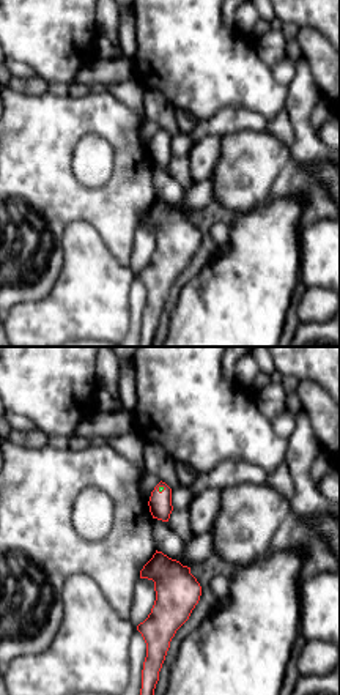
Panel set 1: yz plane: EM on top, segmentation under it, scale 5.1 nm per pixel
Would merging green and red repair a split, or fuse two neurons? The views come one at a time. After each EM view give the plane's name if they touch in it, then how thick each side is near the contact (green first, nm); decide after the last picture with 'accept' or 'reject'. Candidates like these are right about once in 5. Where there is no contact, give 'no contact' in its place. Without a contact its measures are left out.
meets green in yz; 20 nm thick on the green side, 120 nm on the other

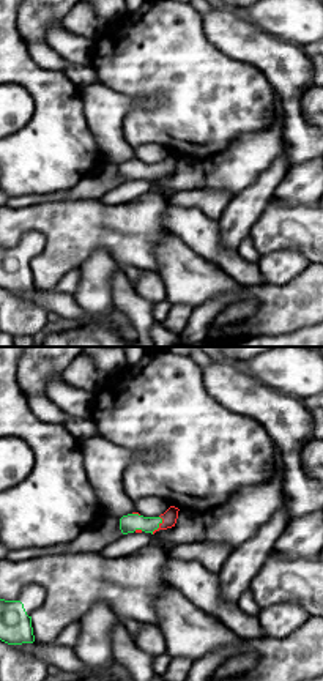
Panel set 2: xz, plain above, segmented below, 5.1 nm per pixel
meets green in xz; 100 nm thick on the green side, 80 nm on the other

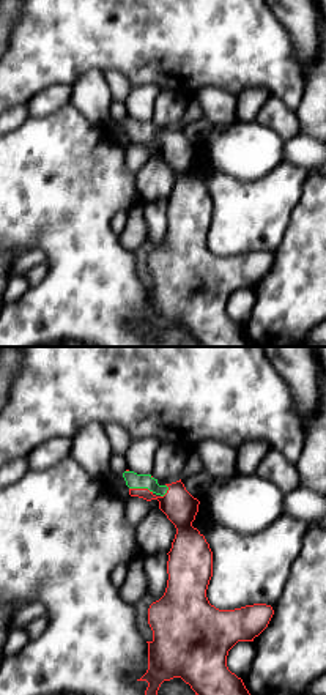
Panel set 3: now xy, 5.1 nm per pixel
meets green in xy; 80 nm thick on the green side, 170 nm on the other

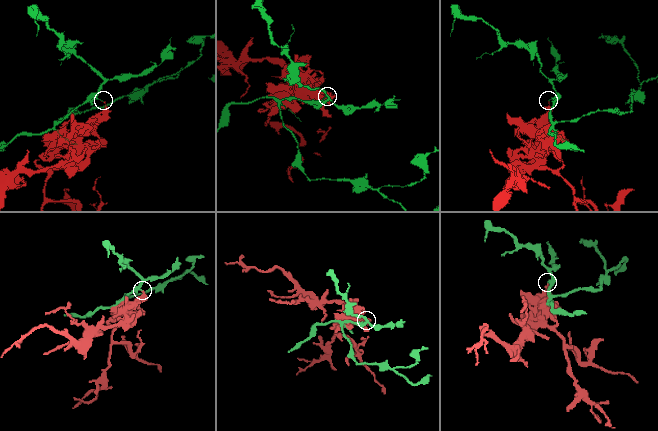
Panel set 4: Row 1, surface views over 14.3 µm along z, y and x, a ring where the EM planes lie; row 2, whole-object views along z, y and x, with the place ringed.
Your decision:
reject

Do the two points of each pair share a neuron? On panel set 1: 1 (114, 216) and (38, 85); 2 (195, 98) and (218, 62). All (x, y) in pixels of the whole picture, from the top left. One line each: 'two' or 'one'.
1: two
2: one

